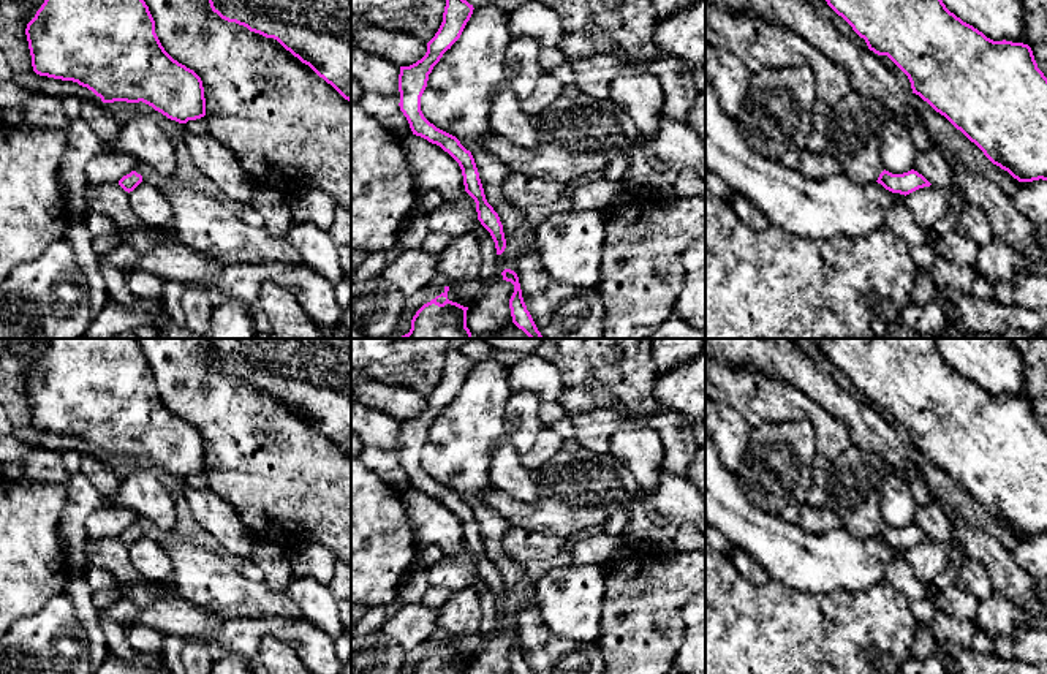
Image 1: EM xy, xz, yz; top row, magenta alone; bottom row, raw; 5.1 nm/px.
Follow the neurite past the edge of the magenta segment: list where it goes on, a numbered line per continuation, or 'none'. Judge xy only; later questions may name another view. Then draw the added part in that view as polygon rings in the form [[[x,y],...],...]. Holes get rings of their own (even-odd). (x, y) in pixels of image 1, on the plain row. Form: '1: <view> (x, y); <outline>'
none

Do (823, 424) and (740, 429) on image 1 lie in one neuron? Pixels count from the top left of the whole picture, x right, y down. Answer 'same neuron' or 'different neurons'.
different neurons

